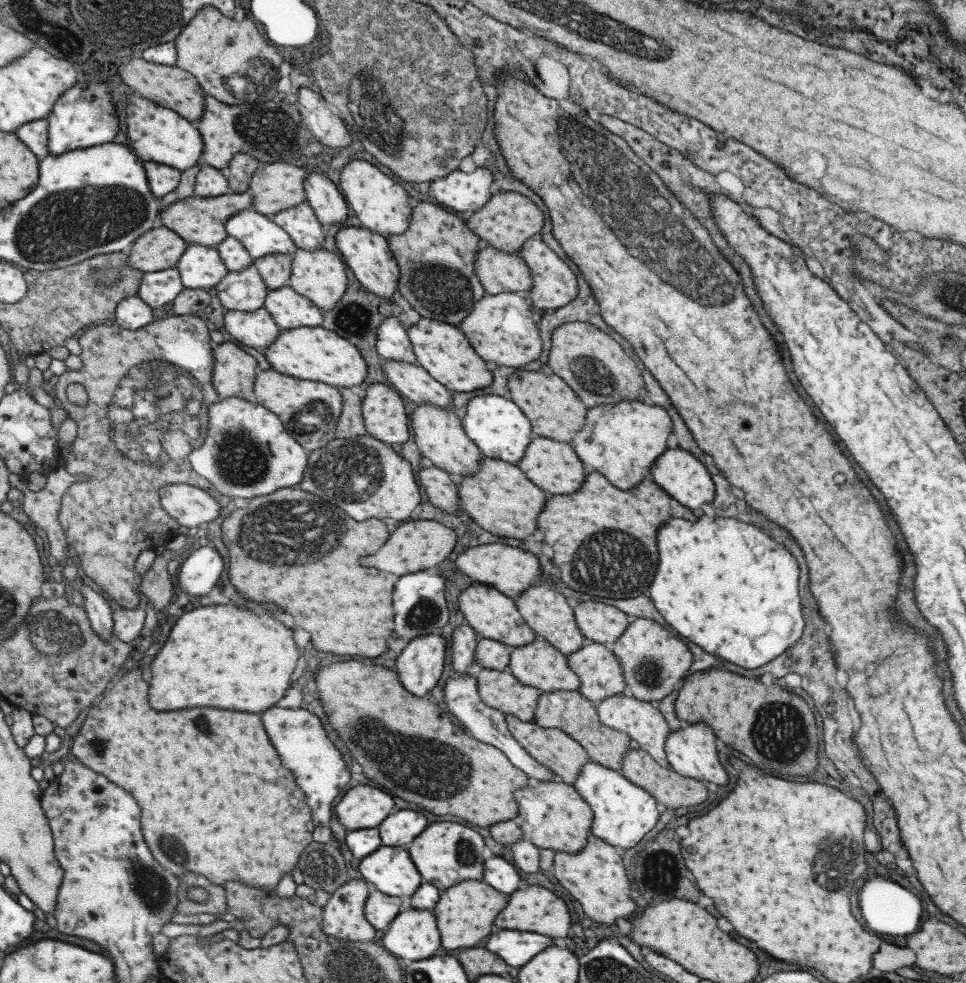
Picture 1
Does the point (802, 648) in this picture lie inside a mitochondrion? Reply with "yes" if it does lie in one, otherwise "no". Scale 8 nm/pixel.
no

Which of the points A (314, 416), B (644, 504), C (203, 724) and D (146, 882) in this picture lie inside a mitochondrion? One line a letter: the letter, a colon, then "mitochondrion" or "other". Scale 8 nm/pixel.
A: mitochondrion
B: other
C: mitochondrion
D: mitochondrion

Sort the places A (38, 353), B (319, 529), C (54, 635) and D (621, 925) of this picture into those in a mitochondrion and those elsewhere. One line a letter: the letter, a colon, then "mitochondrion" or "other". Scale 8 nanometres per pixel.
A: other
B: mitochondrion
C: mitochondrion
D: other

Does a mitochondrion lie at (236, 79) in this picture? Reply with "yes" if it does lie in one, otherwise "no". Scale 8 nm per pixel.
yes

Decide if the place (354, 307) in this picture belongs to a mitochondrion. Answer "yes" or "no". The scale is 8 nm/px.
yes

